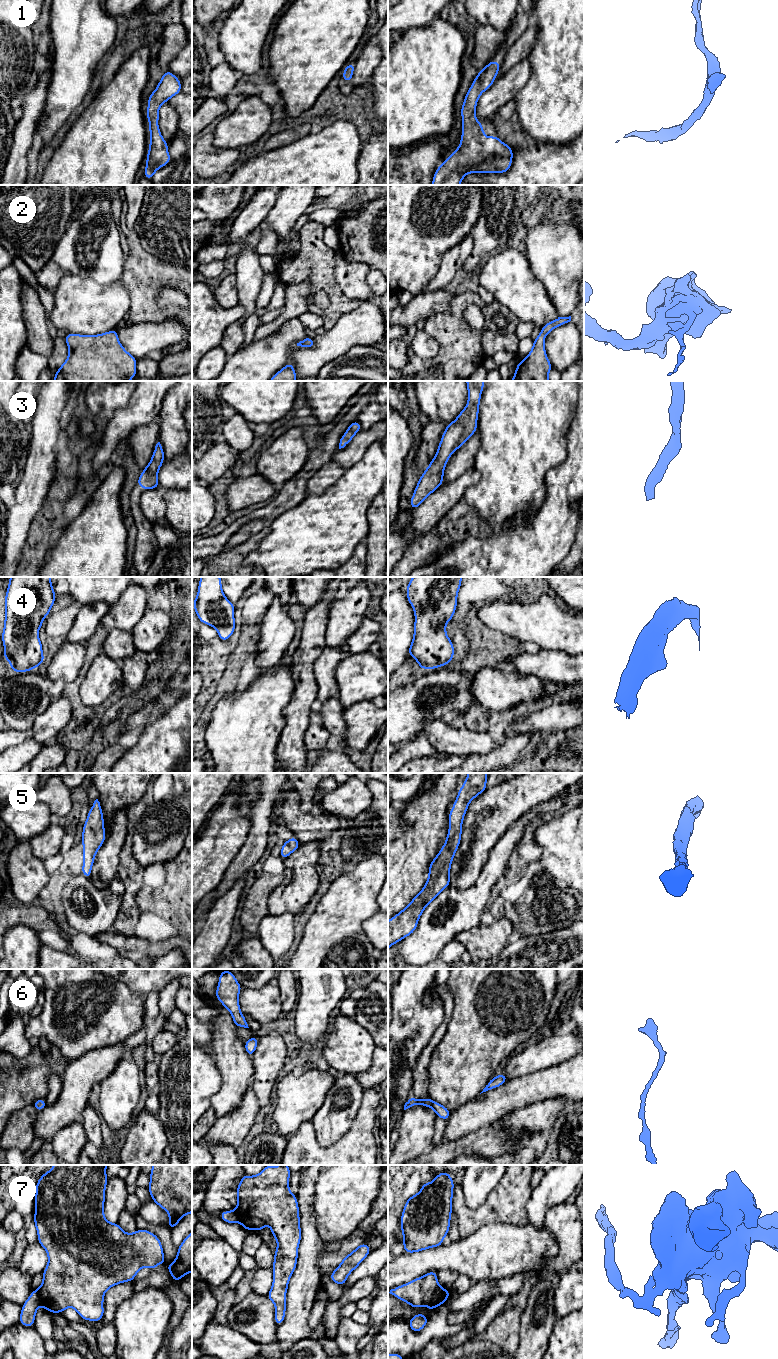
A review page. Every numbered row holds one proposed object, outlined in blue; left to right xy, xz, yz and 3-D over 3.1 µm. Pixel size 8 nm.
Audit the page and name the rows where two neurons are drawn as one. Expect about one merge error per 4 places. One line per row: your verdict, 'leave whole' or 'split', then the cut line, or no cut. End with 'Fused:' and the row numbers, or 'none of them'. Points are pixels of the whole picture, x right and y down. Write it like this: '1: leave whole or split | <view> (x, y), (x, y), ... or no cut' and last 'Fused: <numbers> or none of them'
1: leave whole | no cut
2: leave whole | no cut
3: leave whole | no cut
4: leave whole | no cut
5: leave whole | no cut
6: leave whole | no cut
7: split | xy (36, 1290), (41, 1304)
Fused: 7

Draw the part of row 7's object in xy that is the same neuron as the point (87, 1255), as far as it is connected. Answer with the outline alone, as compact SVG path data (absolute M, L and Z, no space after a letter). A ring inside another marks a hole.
M54 1165L51 1170L44 1173L36 1184L34 1224L38 1234L38 1243L46 1250L48 1264L42 1272L43 1281L38 1291L41 1305L51 1313L62 1313L66 1308L74 1308L80 1317L87 1321L102 1321L104 1315L103 1301L105 1292L120 1283L134 1281L136 1274L142 1267L153 1270L156 1266L165 1262L163 1247L159 1238L148 1230L138 1229L128 1234L124 1232L118 1223L110 1223L104 1216L105 1190L108 1182L106 1176L107 1165Z

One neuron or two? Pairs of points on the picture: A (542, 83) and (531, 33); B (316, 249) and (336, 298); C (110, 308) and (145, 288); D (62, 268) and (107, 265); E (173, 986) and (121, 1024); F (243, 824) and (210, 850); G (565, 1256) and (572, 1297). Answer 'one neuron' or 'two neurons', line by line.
A: two neurons
B: one neuron
C: two neurons
D: one neuron
E: two neurons
F: one neuron
G: two neurons

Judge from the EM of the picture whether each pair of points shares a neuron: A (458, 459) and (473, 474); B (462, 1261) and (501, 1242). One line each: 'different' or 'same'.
A: different
B: same

